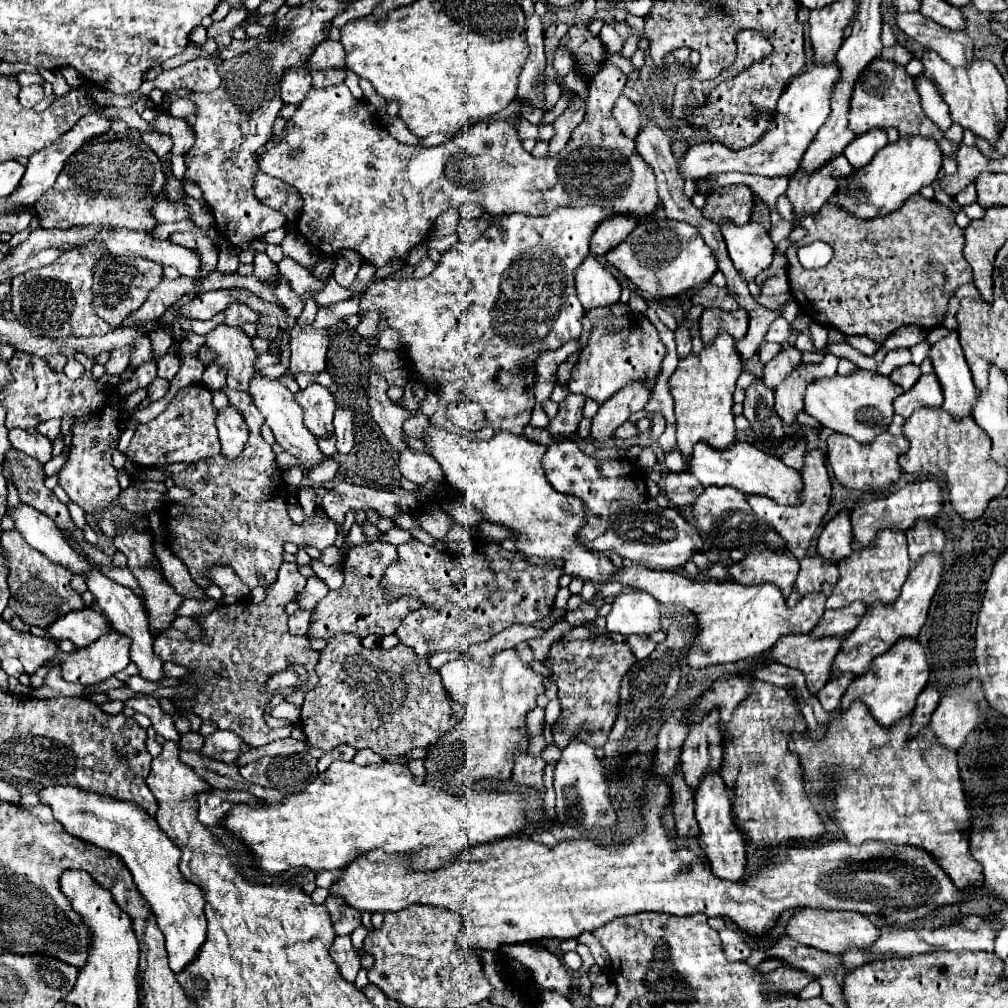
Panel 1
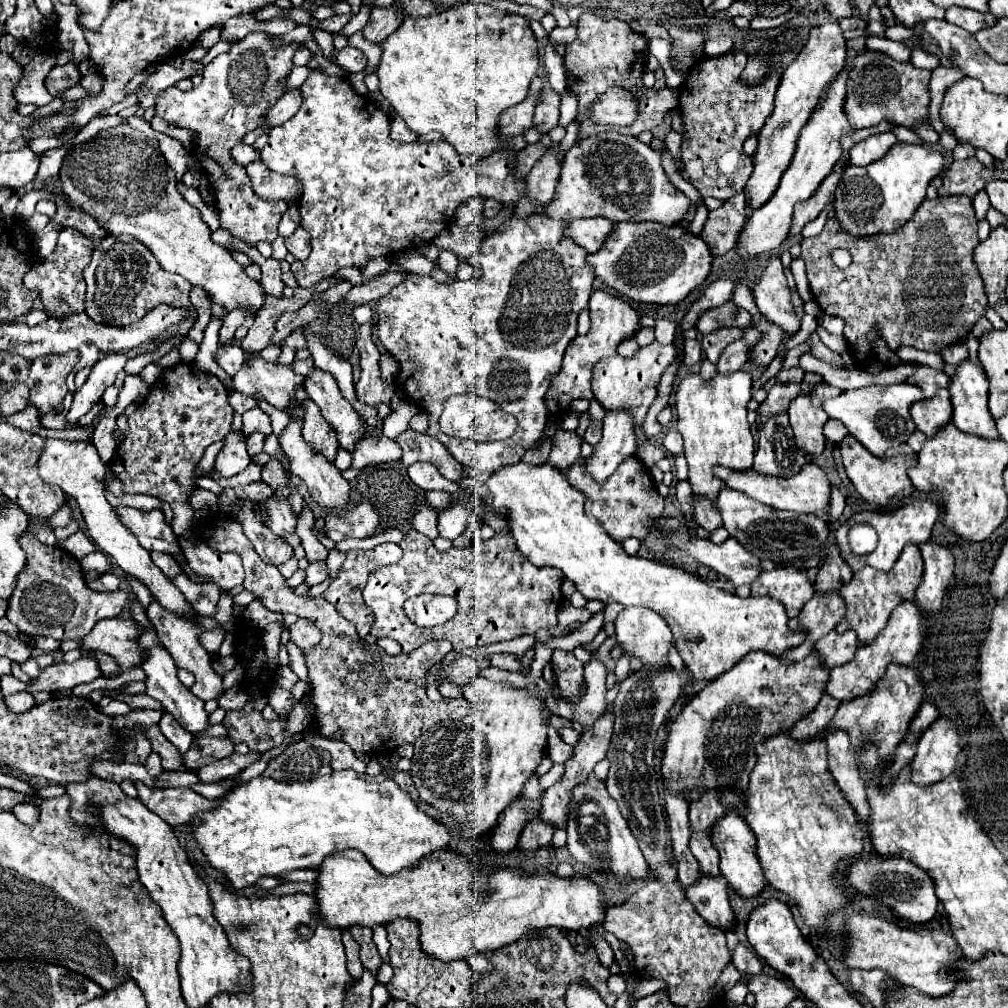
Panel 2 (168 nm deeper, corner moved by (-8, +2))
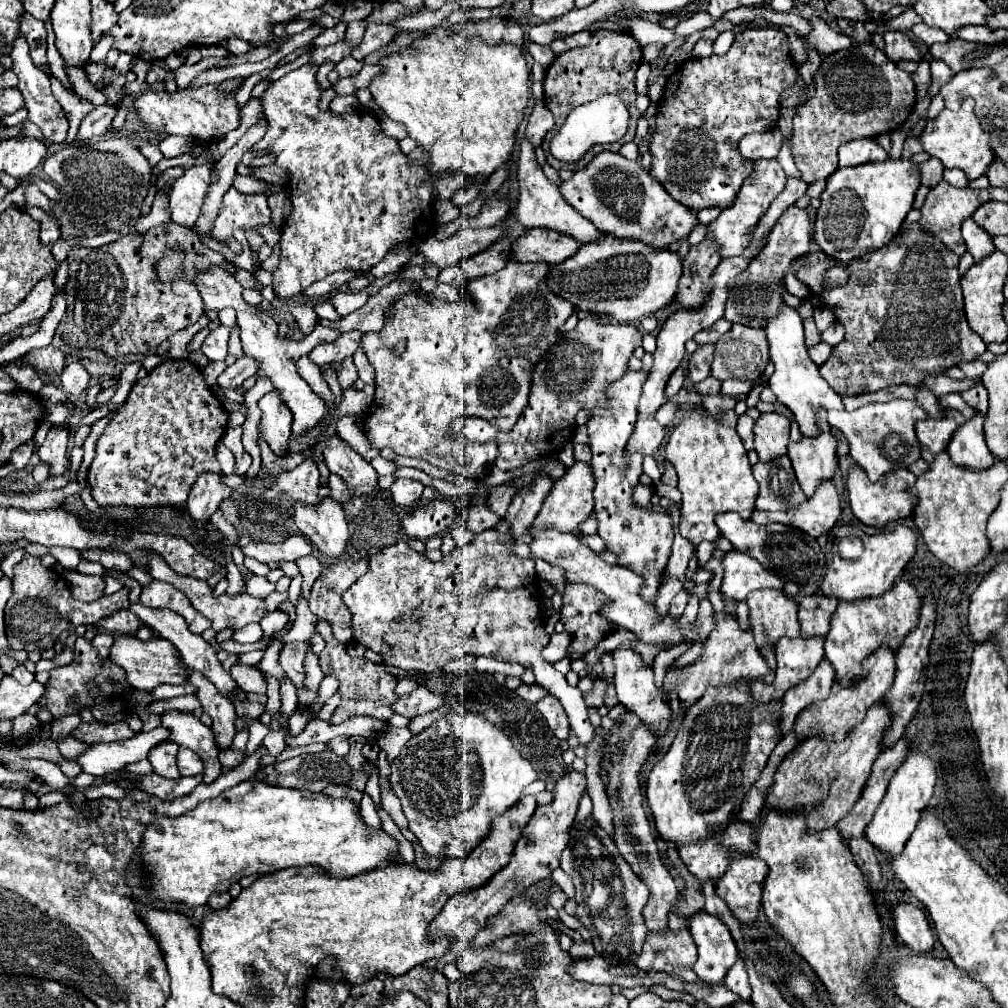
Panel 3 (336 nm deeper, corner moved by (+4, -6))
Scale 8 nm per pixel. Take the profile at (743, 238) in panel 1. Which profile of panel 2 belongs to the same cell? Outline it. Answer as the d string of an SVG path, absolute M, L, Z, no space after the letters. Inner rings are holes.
M771 259L763 269L761 279L753 279L749 285L761 315L779 325L787 335L795 335L801 327L801 319L793 309L791 289L787 285L781 261Z

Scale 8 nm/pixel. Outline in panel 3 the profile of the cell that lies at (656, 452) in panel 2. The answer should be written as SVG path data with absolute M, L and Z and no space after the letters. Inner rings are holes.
M650 455L645 456L643 459L643 472L647 474L653 481L657 481L662 477L656 461Z

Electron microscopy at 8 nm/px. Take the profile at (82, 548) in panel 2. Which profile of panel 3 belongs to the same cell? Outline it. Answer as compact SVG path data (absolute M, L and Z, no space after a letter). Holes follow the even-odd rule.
M81 557L79 565L77 565L77 571L85 573L85 575L103 575L105 567L101 563L97 563L97 561L89 561L89 559Z

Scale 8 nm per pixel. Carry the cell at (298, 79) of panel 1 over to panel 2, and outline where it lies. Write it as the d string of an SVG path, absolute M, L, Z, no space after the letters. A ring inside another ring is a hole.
M297 89L287 91L271 109L269 115L265 115L265 125L263 127L277 127L283 125L287 119L291 119L297 109L301 107L301 95Z

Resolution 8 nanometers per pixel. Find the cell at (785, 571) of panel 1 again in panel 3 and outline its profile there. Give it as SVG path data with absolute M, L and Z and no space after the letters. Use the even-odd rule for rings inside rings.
M759 589L747 597L749 619L753 625L755 641L761 647L767 663L773 667L775 655L773 647L779 637L797 637L799 621L797 621L797 603L777 589Z

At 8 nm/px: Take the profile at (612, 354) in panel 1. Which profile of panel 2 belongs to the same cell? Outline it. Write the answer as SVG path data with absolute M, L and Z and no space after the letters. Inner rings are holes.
M653 341L647 347L641 347L639 353L633 359L625 357L605 357L601 359L593 369L593 395L601 403L605 411L633 411L635 431L637 431L637 445L649 443L649 437L641 431L641 423L645 421L645 415L657 397L657 385L661 379L661 373L673 363L675 359L675 347L673 345L661 345L659 341Z

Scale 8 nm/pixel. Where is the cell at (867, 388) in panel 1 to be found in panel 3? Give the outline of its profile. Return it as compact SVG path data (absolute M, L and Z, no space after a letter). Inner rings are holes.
M889 401L889 403L869 403L855 411L831 409L829 425L839 429L849 441L851 459L865 469L869 479L879 479L883 473L893 469L909 467L919 459L919 443L913 431L917 419L925 419L927 413L915 401Z

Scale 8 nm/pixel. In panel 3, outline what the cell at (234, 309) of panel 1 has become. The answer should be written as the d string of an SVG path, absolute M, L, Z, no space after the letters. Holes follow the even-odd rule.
M219 325L207 335L201 351L209 357L209 361L221 361L227 357L227 339L229 339L229 327Z

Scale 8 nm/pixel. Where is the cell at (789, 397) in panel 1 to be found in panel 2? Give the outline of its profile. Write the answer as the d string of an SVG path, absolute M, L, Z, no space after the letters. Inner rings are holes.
M819 383L811 395L799 395L789 407L789 421L795 433L795 443L799 451L809 455L819 455L825 449L823 425L829 415L823 411L823 401L837 397L841 391L827 383Z

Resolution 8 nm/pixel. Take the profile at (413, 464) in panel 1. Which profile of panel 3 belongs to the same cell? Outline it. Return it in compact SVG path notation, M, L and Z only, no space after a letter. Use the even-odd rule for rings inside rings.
M395 479L395 483L391 485L391 493L395 503L399 505L413 505L421 499L423 493L423 483L415 481L415 479Z

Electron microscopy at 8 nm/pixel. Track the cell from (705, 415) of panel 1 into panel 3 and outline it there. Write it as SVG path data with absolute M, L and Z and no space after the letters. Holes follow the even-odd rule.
M693 407L685 413L681 423L671 429L669 441L665 443L665 455L675 465L679 477L681 499L681 521L679 533L693 545L701 541L715 541L719 537L717 525L713 521L719 511L737 511L741 517L749 517L755 507L757 481L751 475L751 463L743 441L739 439L735 425L737 413L721 411L719 417L705 415L703 409Z

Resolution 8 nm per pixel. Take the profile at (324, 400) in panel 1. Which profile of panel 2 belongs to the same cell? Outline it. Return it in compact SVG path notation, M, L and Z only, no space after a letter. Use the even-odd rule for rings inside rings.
M309 399L305 401L305 423L303 423L303 439L315 449L315 453L321 453L327 461L333 461L337 455L337 439L333 427L325 423L321 417L319 407Z

